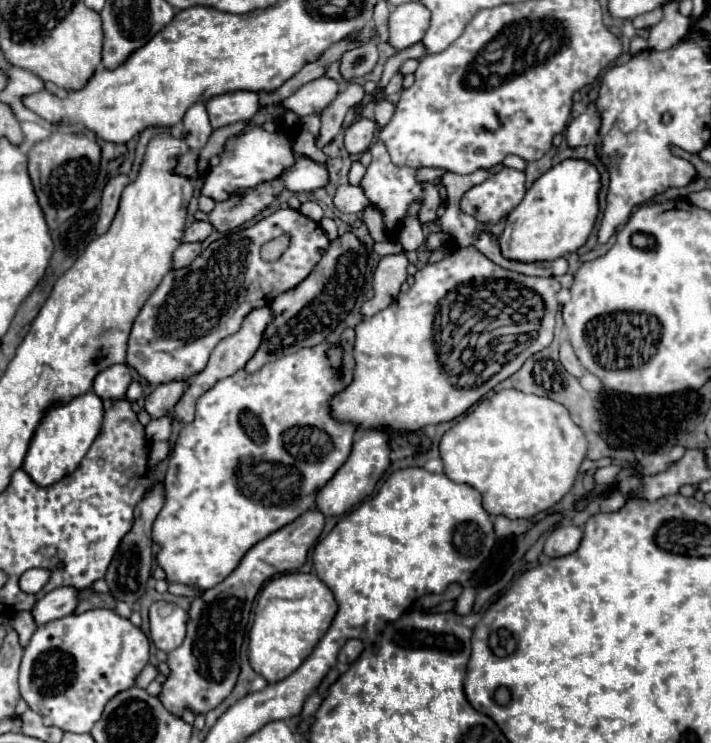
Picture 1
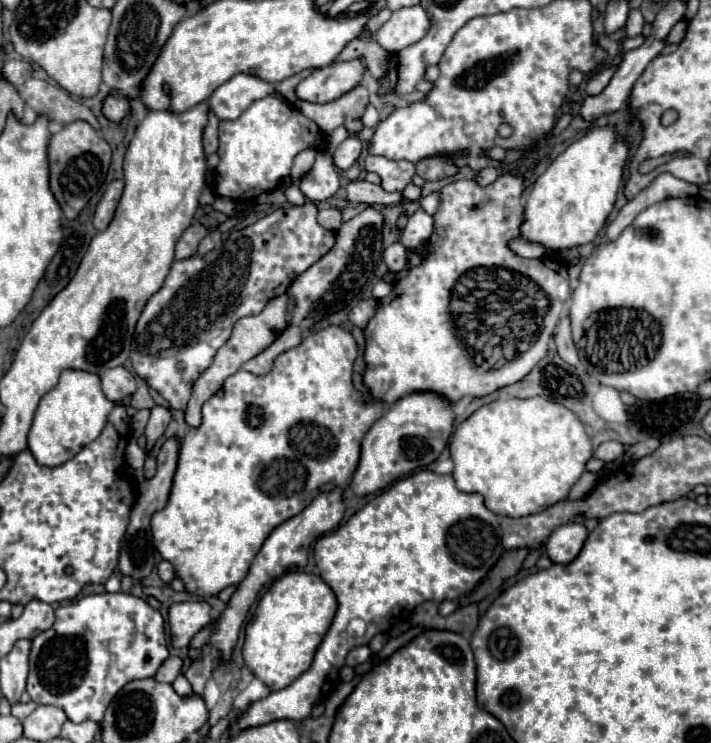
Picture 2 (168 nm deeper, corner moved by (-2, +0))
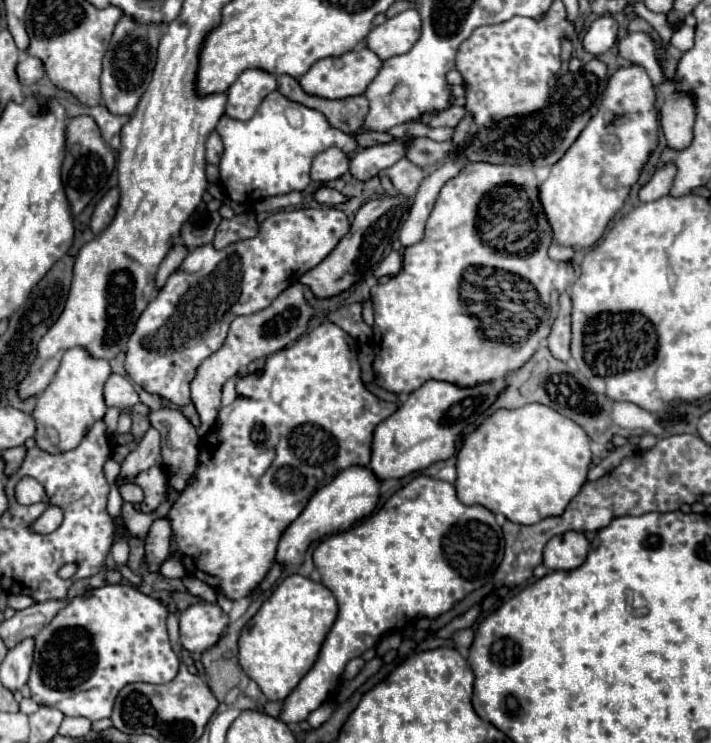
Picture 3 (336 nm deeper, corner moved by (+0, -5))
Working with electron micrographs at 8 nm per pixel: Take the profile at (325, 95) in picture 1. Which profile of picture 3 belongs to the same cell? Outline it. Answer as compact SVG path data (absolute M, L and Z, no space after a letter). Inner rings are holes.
M359 46L357 50L351 50L343 56L333 56L333 58L323 58L317 64L311 66L311 70L299 78L301 86L305 88L305 92L321 96L321 98L349 98L349 96L359 96L367 90L367 86L373 82L373 78L379 74L383 62L367 48L367 46Z

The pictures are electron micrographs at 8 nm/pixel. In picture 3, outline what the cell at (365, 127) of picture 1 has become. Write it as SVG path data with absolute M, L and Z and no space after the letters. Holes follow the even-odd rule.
M329 148L319 152L311 164L311 180L315 182L331 182L343 176L349 170L349 156L339 148Z

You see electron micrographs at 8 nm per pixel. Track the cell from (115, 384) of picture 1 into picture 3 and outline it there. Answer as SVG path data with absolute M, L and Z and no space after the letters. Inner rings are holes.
M111 374L105 382L105 404L115 408L131 408L139 402L139 396L133 388L133 384L119 374Z

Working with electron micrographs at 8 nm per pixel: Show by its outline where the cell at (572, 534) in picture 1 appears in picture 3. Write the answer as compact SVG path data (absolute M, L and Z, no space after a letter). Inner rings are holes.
M565 532L553 536L543 550L543 564L549 570L575 570L589 552L589 542L581 532Z

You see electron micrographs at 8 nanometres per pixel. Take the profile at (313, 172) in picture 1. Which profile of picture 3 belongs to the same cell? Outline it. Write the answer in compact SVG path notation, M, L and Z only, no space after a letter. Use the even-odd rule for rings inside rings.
M321 186L321 188L317 190L315 200L321 202L321 204L331 204L331 206L337 206L337 204L347 202L347 198L345 198L341 192L337 192L337 190L333 190L333 188L327 188L327 186Z

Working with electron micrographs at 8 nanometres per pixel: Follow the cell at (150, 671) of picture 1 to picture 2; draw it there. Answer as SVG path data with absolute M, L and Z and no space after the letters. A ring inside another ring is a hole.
M169 657L169 659L157 669L157 673L153 675L153 679L155 679L155 681L161 681L161 683L173 683L175 677L179 675L181 665L183 665L183 661L181 661L179 657Z

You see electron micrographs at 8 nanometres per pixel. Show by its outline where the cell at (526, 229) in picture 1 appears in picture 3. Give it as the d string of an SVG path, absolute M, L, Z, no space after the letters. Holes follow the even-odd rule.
M641 64L619 66L607 80L603 102L599 112L589 120L581 136L565 152L565 156L551 166L549 178L541 184L541 204L545 208L547 220L553 228L553 236L561 246L593 246L605 232L609 220L623 206L629 196L631 186L639 180L643 166L647 164L651 152L659 144L659 118L655 106L655 88Z

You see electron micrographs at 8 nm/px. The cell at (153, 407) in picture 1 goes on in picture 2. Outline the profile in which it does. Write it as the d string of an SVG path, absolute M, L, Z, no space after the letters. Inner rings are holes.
M155 405L151 409L151 417L149 417L149 423L147 423L147 429L145 429L145 435L147 435L147 445L149 449L155 445L155 441L165 433L167 425L171 421L171 411L161 407L161 405Z

